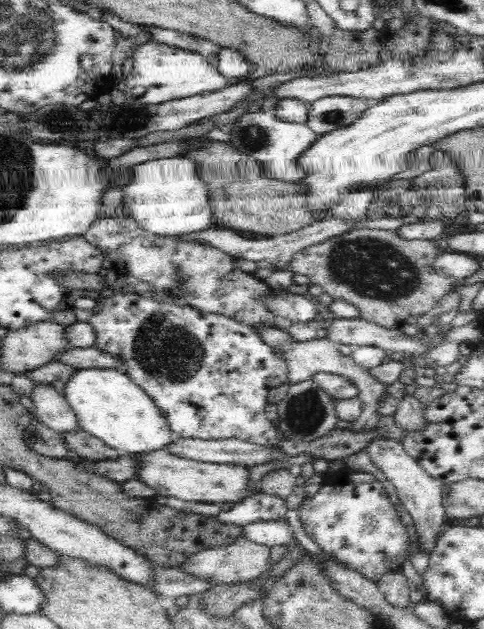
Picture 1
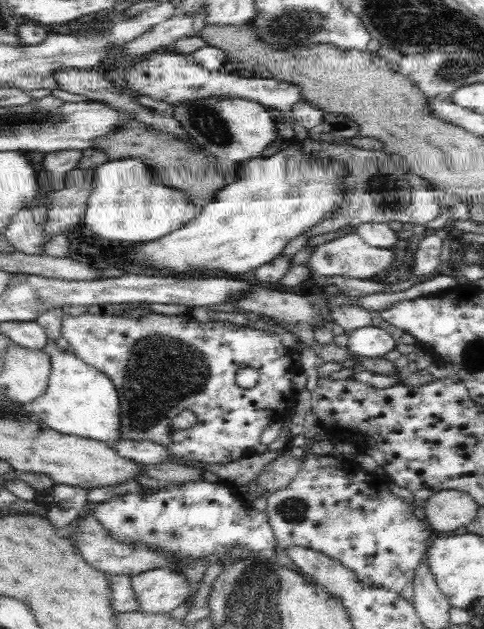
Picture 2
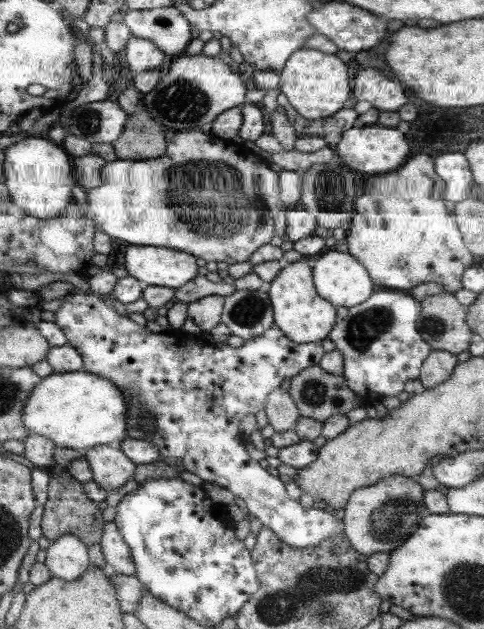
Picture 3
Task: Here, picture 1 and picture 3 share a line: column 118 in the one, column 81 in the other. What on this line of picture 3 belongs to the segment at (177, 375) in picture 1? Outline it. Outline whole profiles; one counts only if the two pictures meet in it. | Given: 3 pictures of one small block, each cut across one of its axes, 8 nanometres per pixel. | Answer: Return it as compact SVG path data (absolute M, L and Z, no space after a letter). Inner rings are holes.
M67 293L59 299L59 309L53 311L53 322L65 335L66 344L73 346L81 356L82 370L111 380L125 394L127 437L154 444L161 460L177 458L187 472L229 490L249 516L259 519L262 526L274 531L287 546L315 548L329 537L343 535L341 520L335 519L333 511L309 507L305 512L297 500L291 500L285 494L281 480L267 474L257 461L253 462L247 456L238 429L246 414L264 410L266 398L273 389L279 388L281 382L290 381L306 368L318 364L324 355L320 343L291 342L277 326L273 326L259 336L244 340L240 347L221 344L221 348L213 348L201 340L189 340L189 336L185 338L179 332L177 338L163 336L163 332L149 332L132 320L115 314L111 306L95 296L87 296L87 293Z

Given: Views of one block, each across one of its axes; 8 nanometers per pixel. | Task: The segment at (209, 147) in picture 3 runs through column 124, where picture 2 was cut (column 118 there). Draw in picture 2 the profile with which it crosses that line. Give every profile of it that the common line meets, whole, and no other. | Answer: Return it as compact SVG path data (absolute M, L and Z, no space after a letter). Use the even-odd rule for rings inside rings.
M138 158L107 161L92 172L92 189L86 200L81 226L96 237L111 242L148 243L194 220L199 209L189 201L189 195L175 187L156 184L147 164Z

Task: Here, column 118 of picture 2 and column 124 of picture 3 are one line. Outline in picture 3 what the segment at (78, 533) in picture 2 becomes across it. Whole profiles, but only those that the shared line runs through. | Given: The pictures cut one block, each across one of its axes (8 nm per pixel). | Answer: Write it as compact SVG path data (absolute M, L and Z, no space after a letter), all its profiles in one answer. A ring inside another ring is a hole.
M107 522L103 527L99 545L102 550L100 559L107 570L119 575L134 576L135 565L129 547L123 542L115 523Z

